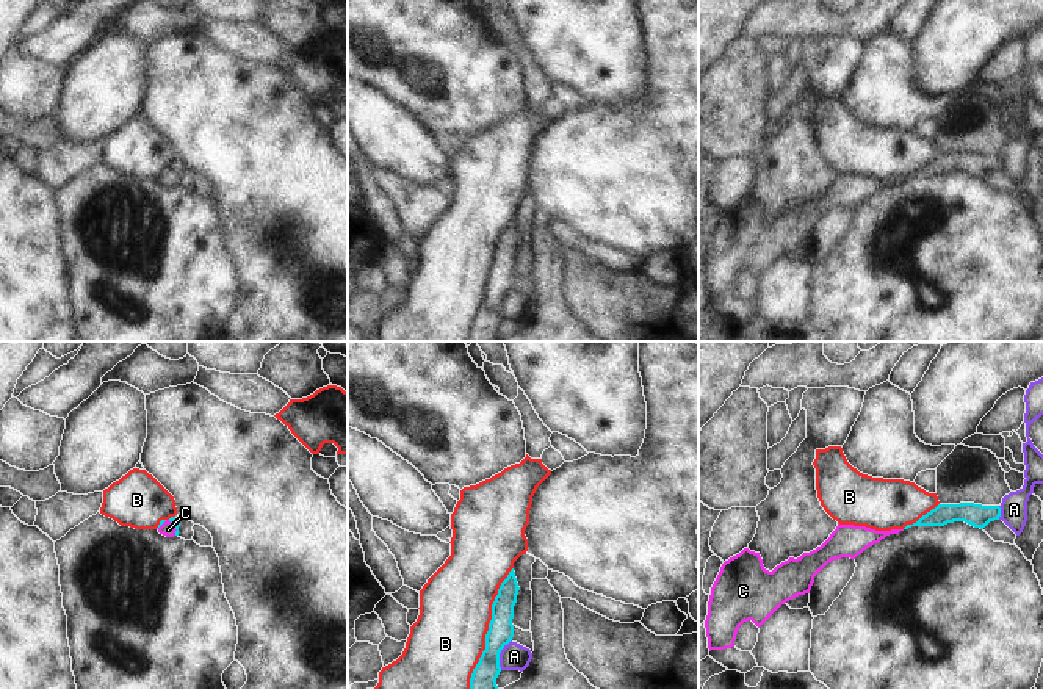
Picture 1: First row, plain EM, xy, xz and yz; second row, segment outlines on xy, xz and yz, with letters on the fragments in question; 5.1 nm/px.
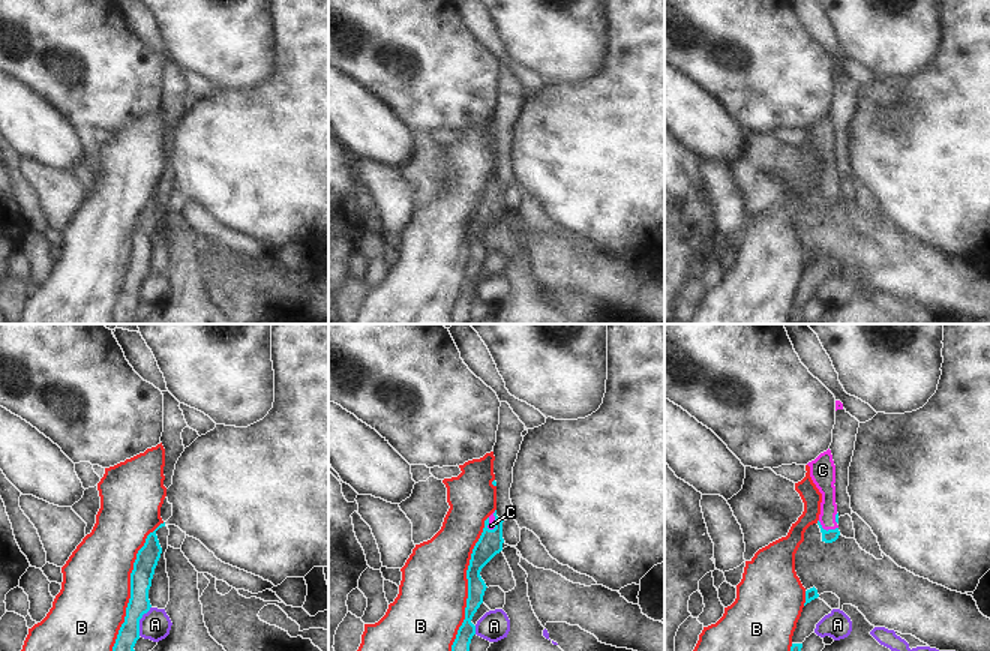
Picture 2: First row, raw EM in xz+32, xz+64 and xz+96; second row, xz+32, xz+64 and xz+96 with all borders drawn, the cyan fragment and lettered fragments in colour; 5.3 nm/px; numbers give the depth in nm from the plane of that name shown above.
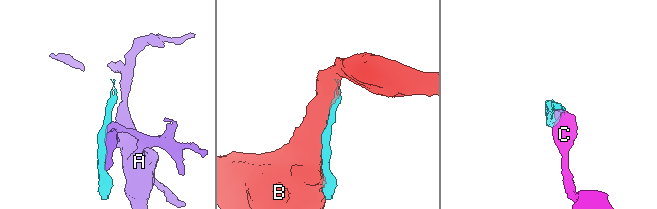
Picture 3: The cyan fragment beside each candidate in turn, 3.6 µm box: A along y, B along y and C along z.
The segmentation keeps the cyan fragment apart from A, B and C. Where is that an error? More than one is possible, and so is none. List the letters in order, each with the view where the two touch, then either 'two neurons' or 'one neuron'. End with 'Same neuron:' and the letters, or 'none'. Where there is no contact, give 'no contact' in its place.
A: xz | two neurons
B: xz | two neurons
C: xy | one neuron
Same neuron: C

